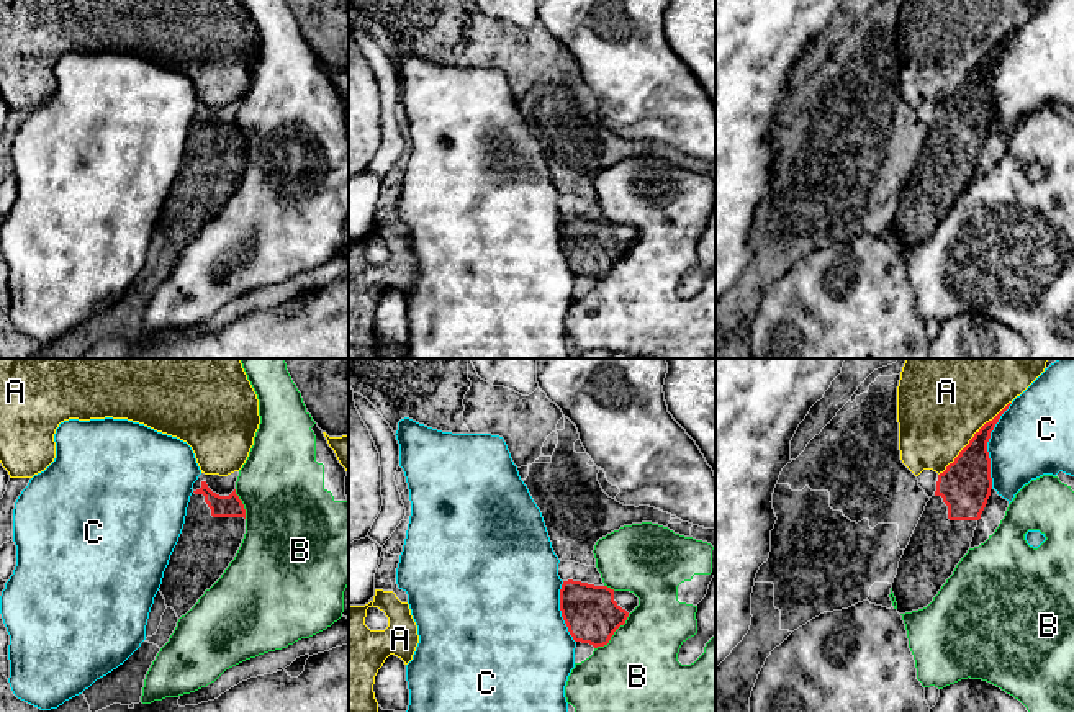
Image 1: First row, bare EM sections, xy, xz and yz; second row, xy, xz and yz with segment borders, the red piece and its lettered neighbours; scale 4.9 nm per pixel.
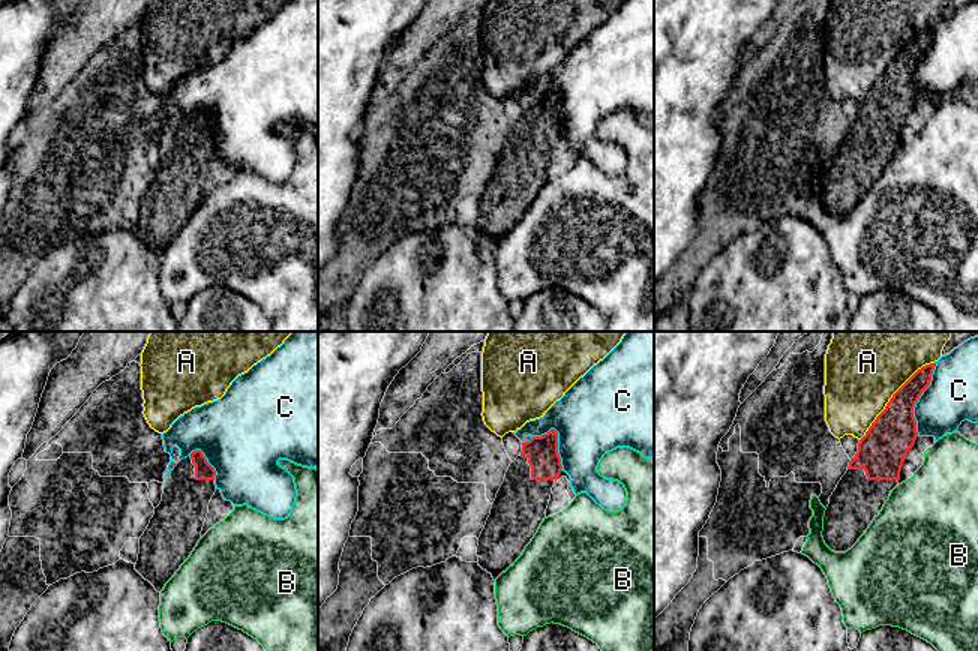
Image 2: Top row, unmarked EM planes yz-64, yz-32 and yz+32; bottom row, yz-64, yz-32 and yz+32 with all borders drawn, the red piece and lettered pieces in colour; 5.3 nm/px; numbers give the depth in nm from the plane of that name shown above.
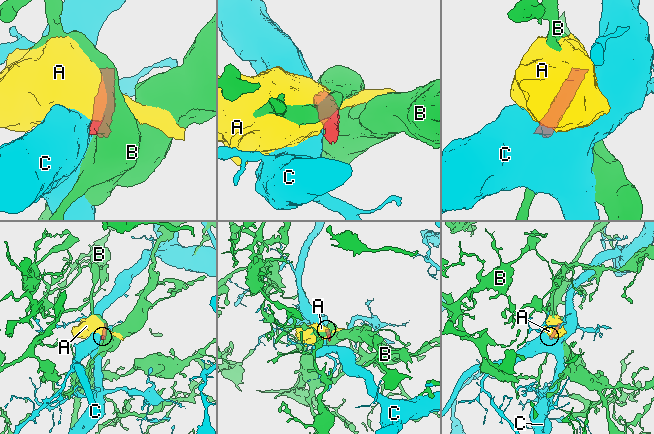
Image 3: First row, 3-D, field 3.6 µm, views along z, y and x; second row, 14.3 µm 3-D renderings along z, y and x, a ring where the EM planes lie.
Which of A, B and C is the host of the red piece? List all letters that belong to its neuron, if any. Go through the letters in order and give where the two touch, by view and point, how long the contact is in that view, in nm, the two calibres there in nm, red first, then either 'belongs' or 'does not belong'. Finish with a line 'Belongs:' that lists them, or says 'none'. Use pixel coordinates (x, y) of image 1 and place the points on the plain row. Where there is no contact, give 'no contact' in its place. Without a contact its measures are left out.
A: contact yz (973, 71); length 500 nm; calibres 260 and 420 nm; does not belong
B: contact xz (613, 267); length 240 nm; calibres 260 and 440 nm; does not belong
C: contact yz (986, 79); length 440 nm; calibres 260 and 380 nm; does not belong
Belongs: none

